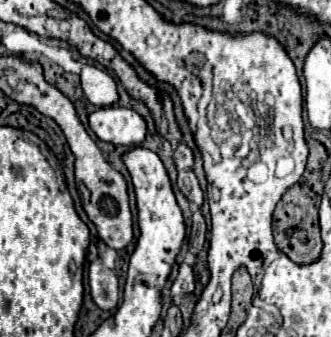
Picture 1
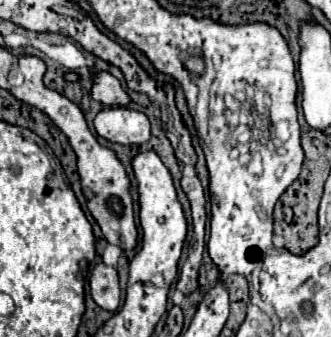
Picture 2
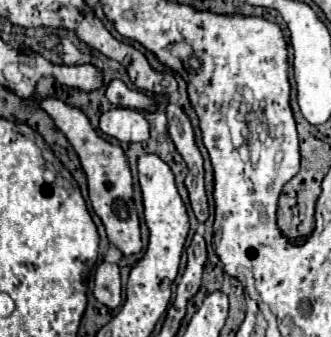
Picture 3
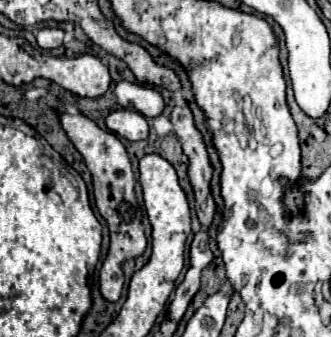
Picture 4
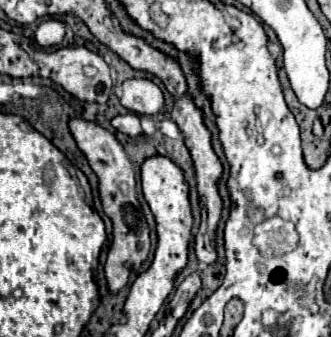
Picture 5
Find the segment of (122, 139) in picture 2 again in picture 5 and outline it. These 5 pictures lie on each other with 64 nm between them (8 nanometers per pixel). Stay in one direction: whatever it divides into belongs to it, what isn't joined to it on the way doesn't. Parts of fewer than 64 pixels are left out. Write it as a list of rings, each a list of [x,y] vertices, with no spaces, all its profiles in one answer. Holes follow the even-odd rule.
[[[118,114],[112,118],[110,122],[118,132],[130,136],[130,138],[138,138],[144,136],[144,130],[140,126],[140,116],[138,114]]]

